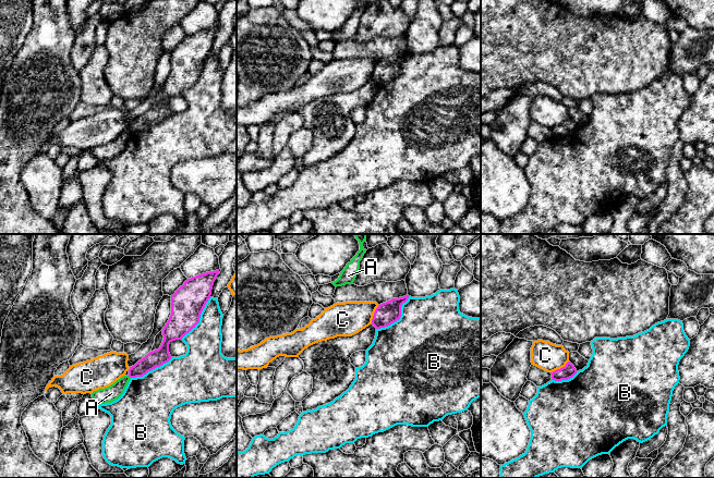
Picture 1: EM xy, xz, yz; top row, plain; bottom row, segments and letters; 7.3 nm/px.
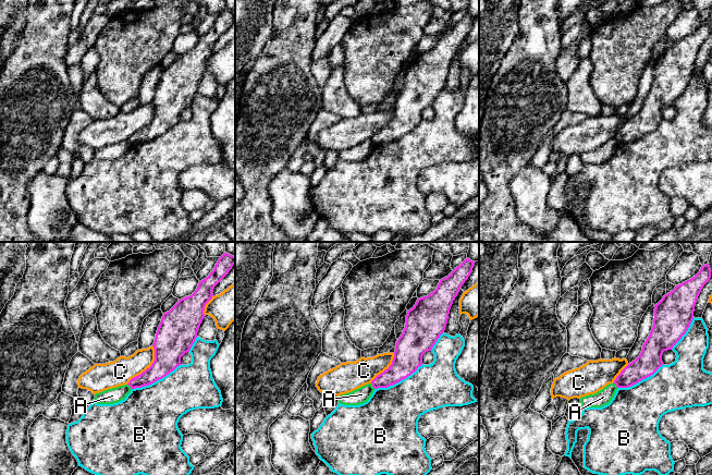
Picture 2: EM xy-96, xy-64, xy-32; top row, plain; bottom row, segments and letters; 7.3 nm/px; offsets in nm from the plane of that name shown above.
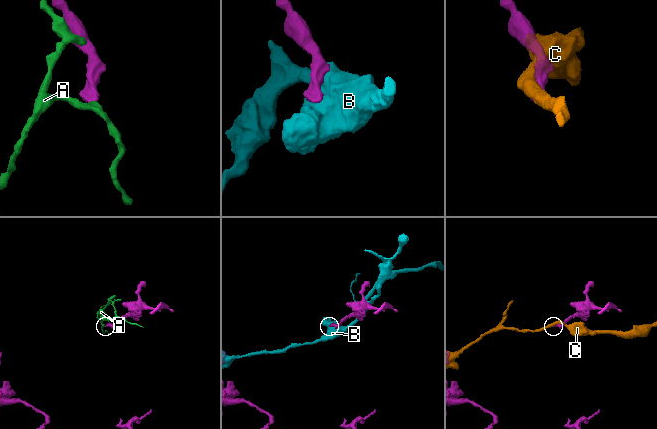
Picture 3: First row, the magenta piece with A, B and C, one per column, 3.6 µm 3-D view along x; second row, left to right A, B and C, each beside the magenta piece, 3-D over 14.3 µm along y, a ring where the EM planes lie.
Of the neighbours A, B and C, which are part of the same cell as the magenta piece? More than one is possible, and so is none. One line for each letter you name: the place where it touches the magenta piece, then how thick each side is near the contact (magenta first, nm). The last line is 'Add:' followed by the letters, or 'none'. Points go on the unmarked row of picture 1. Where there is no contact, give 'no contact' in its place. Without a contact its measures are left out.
Add: none

